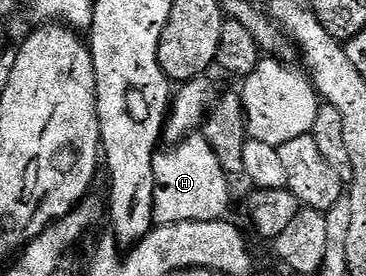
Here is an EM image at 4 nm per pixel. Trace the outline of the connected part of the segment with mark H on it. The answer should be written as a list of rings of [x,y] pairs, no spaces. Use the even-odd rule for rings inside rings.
[[[191,134],[166,147],[170,148],[155,151],[152,162],[155,225],[223,219],[230,204],[230,182],[206,139],[200,134]]]

